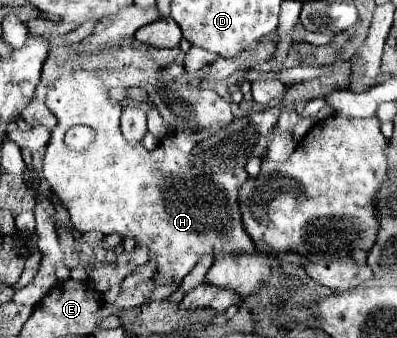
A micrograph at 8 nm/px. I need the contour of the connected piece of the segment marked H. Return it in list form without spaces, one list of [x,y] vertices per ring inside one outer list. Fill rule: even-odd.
[[[89,71],[59,79],[47,93],[47,107],[59,123],[45,151],[43,175],[67,207],[77,231],[117,233],[147,247],[151,261],[157,265],[153,277],[157,285],[181,281],[205,253],[237,255],[237,241],[243,241],[239,187],[247,179],[245,169],[217,177],[197,177],[189,165],[191,149],[223,129],[219,128],[223,121],[217,119],[227,119],[227,111],[217,113],[217,107],[213,107],[213,113],[207,113],[207,121],[215,127],[213,131],[171,133],[153,151],[147,151],[141,143],[129,143],[123,137],[119,129],[121,103],[111,101],[109,89]],[[73,125],[89,125],[97,131],[97,139],[89,149],[71,151],[65,147],[63,135]]]

